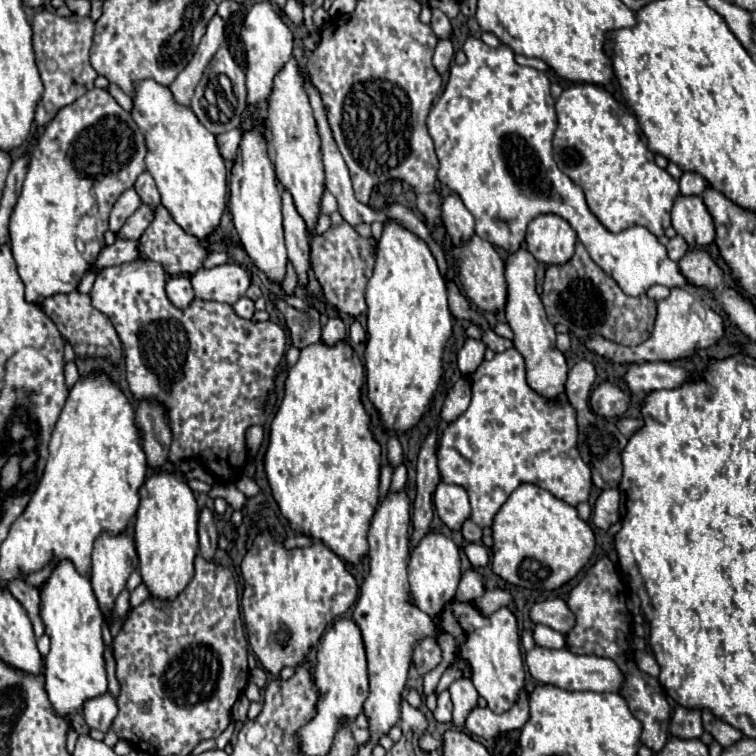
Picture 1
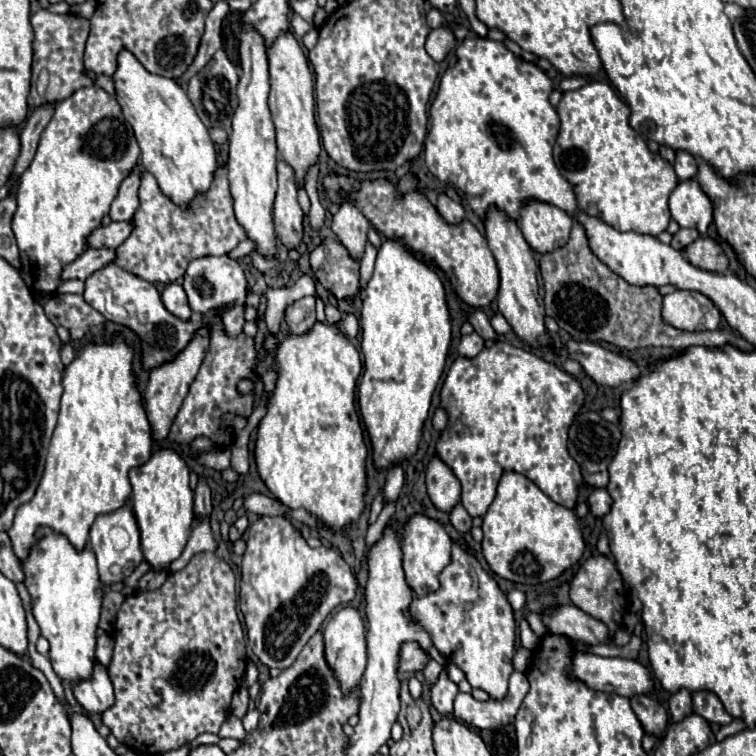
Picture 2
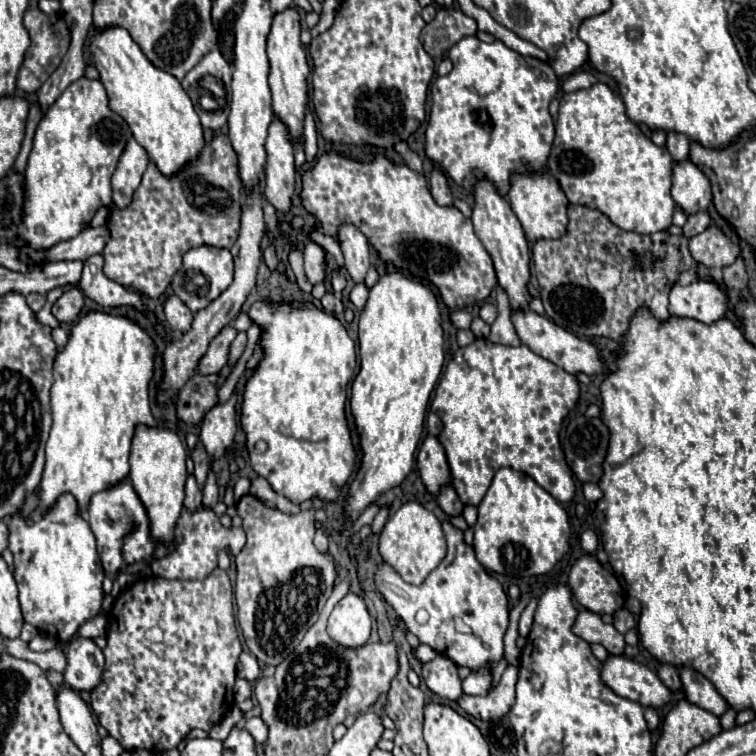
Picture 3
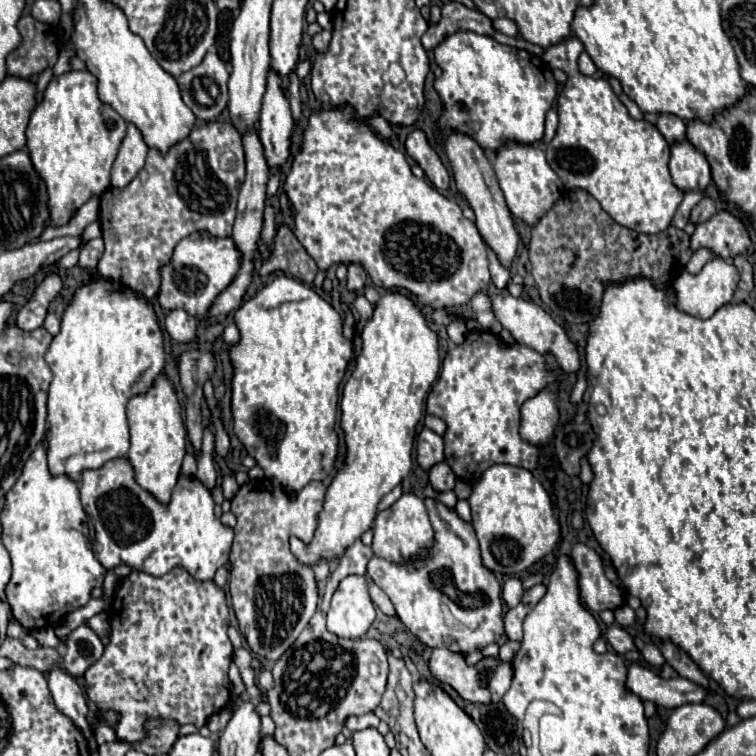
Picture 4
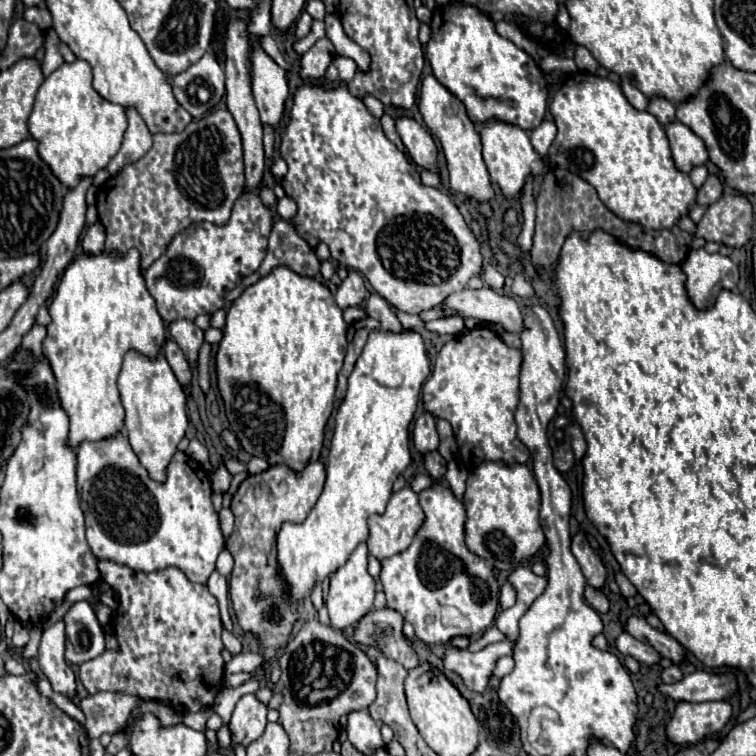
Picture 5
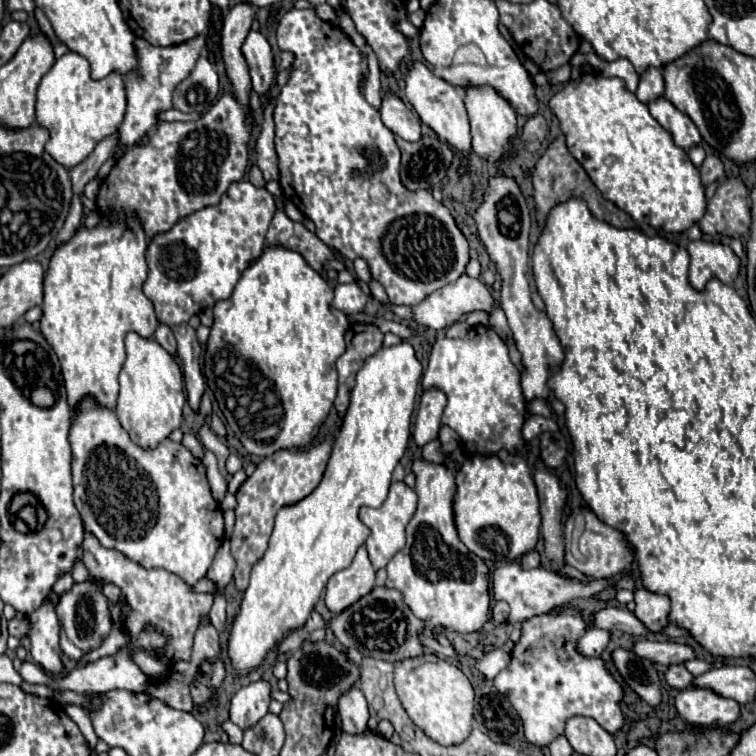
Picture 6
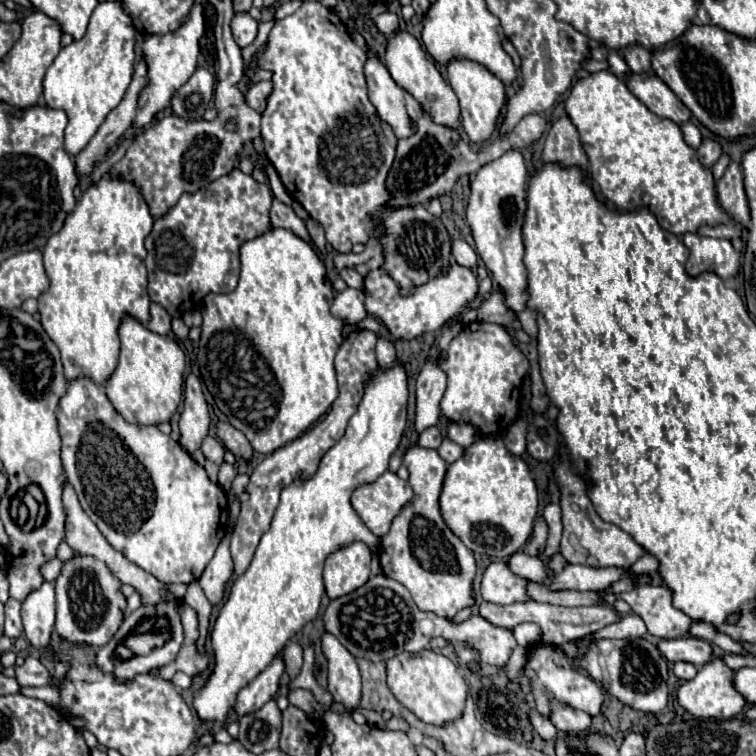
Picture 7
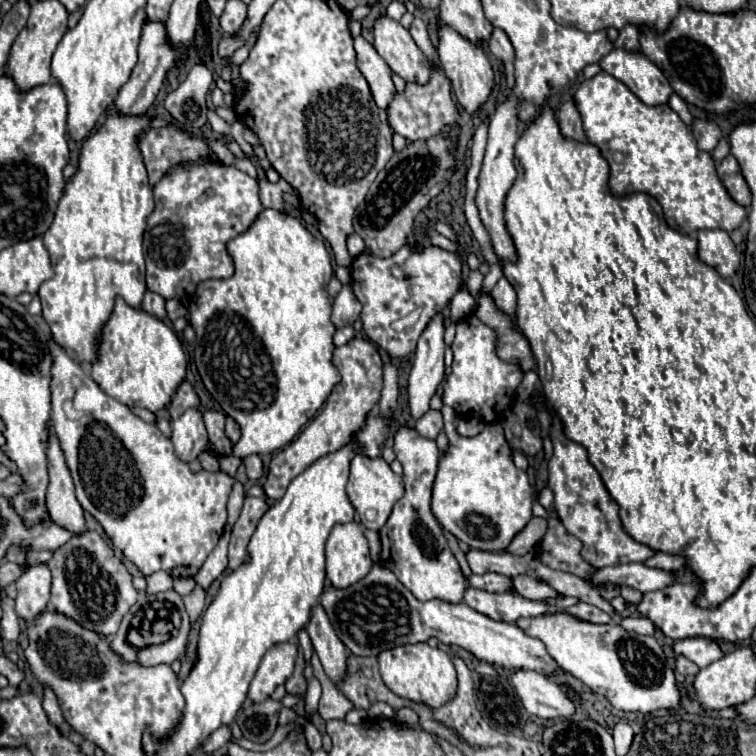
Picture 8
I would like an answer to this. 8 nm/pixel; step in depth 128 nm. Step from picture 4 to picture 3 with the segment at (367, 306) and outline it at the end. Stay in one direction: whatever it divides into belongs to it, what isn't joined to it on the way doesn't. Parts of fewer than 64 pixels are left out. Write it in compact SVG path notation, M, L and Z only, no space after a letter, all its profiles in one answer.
M364 282L354 284L352 294L350 294L350 300L354 302L354 306L356 306L358 310L362 310L362 306L364 306L364 304L366 304L366 300L368 300L368 286L366 286Z

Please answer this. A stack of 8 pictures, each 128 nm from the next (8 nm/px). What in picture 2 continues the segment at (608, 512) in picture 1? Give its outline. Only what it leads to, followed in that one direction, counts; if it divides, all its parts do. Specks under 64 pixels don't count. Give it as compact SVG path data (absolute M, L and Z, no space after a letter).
M600 488L600 490L594 490L588 498L588 506L590 506L590 512L596 516L596 518L602 518L604 514L610 512L610 506L612 506L612 498L608 494L606 488Z

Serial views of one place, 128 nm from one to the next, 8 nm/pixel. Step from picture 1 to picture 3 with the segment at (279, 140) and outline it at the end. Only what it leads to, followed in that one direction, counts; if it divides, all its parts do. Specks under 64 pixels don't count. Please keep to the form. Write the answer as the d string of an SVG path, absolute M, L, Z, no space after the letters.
M288 8L280 16L274 16L272 30L268 34L268 58L270 58L270 92L274 116L288 128L290 142L296 146L304 142L304 116L308 112L308 76L310 66L300 42L300 16L296 8Z

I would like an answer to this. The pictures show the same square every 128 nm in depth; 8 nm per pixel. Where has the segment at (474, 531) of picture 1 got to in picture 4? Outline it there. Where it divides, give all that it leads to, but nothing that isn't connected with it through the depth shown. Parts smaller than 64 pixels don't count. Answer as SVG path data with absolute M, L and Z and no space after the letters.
M440 462L436 464L432 470L430 470L430 484L436 492L448 492L448 490L454 490L454 484L456 484L456 478L454 478L454 472L448 468L446 462Z

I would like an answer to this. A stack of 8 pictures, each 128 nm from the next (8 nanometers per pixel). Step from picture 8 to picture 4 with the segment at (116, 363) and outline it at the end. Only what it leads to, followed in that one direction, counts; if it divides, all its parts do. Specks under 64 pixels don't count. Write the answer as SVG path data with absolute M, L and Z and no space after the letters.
M160 374L154 380L154 386L144 396L134 396L128 402L128 422L130 422L128 462L134 468L136 482L144 490L148 490L156 498L156 502L168 504L186 454L186 430L182 424L176 392L164 374Z

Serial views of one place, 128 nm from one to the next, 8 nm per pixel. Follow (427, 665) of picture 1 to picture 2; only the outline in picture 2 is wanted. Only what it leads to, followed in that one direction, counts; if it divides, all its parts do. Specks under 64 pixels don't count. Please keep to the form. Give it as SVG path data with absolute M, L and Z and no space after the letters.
M406 642L404 648L400 648L400 674L404 672L422 672L428 664L430 656L418 642Z

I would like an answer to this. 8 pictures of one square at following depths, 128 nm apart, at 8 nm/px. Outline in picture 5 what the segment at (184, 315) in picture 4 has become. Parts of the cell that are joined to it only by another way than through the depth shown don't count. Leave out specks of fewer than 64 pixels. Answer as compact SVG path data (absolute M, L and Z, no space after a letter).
M188 318L174 320L168 326L168 332L170 332L172 340L184 350L188 362L196 364L198 350L200 350L202 342L204 342L204 332L194 324L194 320L188 320Z

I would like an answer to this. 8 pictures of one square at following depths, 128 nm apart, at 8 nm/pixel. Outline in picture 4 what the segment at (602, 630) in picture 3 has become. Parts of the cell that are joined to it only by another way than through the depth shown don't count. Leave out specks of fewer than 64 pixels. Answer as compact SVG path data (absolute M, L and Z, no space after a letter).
M616 624L610 626L610 628L604 632L604 640L606 640L606 642L612 646L612 650L618 652L620 656L634 648L634 642L632 642L630 634L628 634L624 628L616 626Z

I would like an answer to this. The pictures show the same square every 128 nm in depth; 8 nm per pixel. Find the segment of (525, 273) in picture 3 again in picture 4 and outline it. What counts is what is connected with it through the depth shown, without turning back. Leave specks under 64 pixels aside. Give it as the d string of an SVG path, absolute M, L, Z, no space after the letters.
M450 134L446 138L446 156L450 160L450 166L454 170L454 180L456 180L456 188L468 198L470 208L476 214L476 228L482 236L482 240L486 242L486 246L496 254L498 262L504 268L510 268L512 262L516 260L518 254L518 244L520 244L520 236L516 232L514 226L514 218L506 206L504 194L498 186L494 168L486 156L486 152L476 144L476 140L464 136L464 134Z

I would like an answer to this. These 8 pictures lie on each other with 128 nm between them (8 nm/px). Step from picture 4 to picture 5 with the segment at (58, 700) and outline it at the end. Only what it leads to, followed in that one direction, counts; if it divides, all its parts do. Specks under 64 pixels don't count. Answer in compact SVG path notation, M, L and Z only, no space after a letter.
M58 620L52 626L48 626L42 634L38 662L44 676L50 680L52 690L74 700L76 676L64 660L64 644L66 644L66 626L64 626L64 620Z

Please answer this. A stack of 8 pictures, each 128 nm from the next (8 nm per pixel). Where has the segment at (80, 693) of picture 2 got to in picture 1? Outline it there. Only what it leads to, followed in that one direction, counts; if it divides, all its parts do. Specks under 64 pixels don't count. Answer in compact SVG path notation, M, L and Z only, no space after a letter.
M108 692L108 696L98 696L96 700L88 700L88 704L84 704L82 712L84 712L86 724L90 728L108 732L108 728L112 726L112 720L118 714L118 706L116 706L114 696Z

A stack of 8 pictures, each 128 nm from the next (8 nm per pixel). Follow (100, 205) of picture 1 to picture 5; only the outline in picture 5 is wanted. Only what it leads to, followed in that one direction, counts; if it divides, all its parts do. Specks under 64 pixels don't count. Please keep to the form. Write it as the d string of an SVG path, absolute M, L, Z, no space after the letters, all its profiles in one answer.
M76 60L62 64L40 86L28 118L30 138L38 142L40 158L66 188L76 188L82 178L94 178L120 150L126 132L126 110L104 100L90 82L90 64Z

